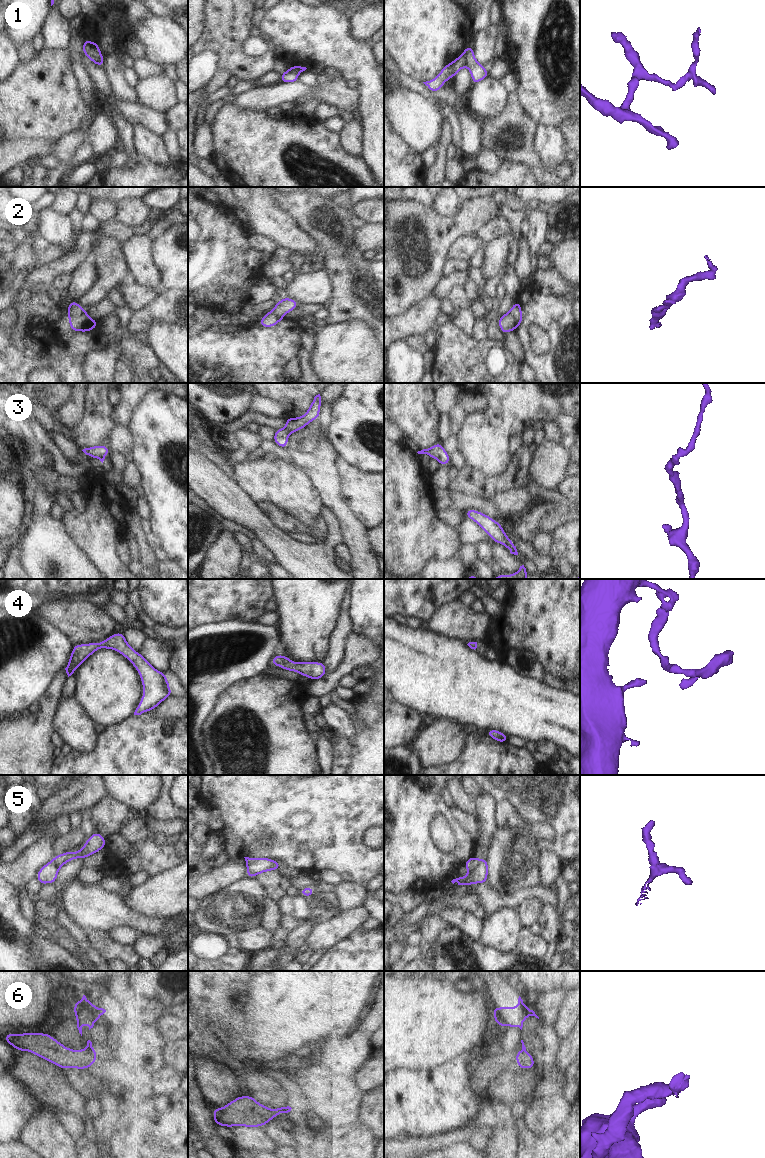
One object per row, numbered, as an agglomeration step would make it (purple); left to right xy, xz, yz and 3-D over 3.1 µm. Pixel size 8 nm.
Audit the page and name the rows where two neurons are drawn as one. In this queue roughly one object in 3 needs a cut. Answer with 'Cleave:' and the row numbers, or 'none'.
Cleave: 1, 2, 5, 6

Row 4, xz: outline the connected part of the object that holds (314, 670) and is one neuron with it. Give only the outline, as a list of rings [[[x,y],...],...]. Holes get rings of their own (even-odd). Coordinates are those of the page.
[[[277,654],[272,658],[271,665],[275,667],[280,666],[285,671],[295,671],[312,680],[319,680],[323,676],[326,676],[324,662],[293,662],[288,656]]]

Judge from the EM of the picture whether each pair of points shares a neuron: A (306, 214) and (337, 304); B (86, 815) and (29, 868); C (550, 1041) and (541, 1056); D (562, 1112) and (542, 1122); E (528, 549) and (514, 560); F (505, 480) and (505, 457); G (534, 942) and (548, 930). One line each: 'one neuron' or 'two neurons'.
A: one neuron
B: two neurons
C: one neuron
D: one neuron
E: two neurons
F: two neurons
G: two neurons

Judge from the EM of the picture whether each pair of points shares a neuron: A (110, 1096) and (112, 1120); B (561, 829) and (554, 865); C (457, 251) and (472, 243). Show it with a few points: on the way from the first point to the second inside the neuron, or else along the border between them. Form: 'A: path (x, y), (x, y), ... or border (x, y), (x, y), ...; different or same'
A: path (110, 1102), (110, 1114); same
B: border (542, 851), (549, 850), (556, 853), (562, 865); different
C: path (461, 250), (468, 245); same

